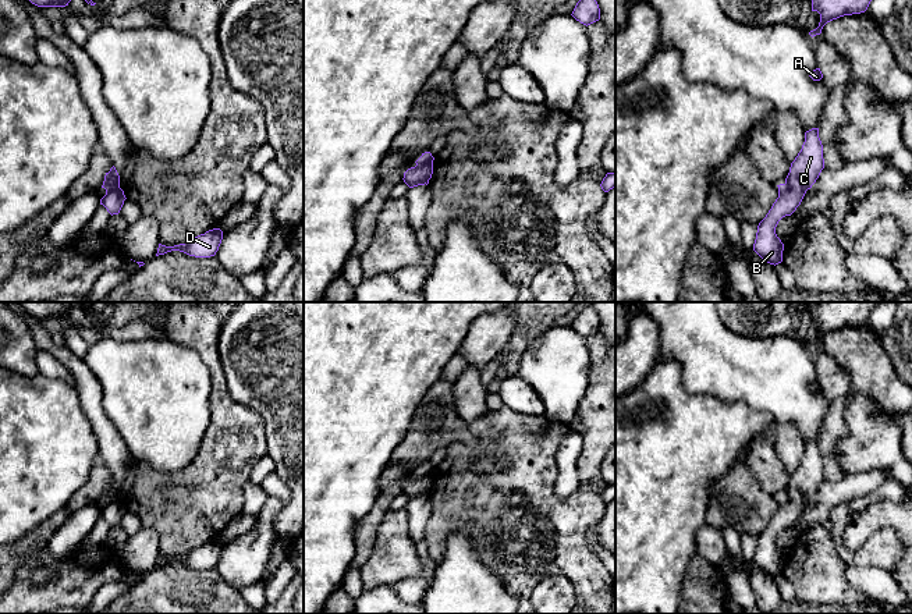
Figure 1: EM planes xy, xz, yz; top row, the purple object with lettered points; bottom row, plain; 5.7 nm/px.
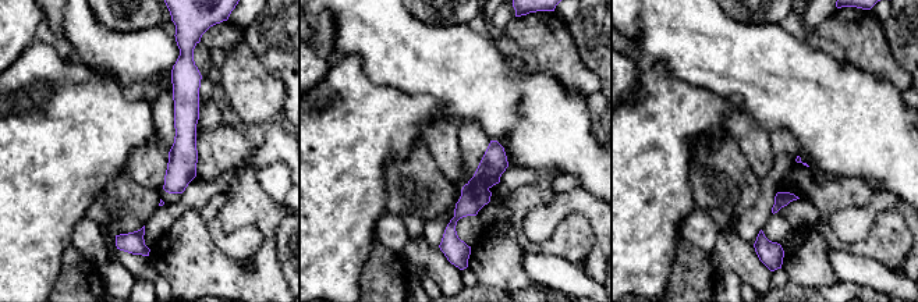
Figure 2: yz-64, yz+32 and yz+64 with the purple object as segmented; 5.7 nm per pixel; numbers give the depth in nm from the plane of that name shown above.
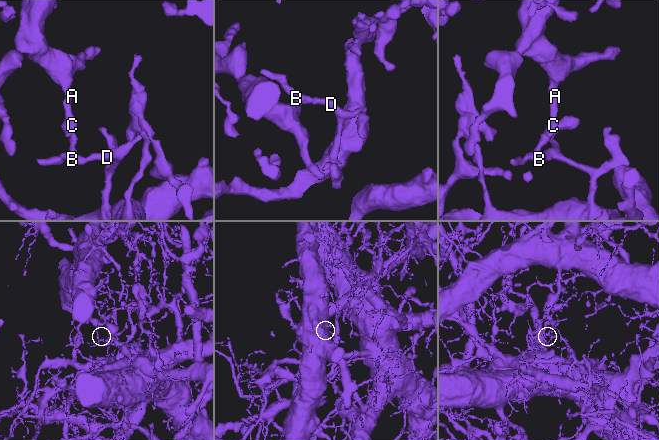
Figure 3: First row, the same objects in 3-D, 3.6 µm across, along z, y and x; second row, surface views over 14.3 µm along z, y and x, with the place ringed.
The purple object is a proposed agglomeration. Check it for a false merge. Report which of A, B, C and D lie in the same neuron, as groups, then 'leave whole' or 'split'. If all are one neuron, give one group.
A C / B D | split

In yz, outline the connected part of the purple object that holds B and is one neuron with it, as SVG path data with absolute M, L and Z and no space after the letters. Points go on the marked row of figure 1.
M780 184L778 198L773 203L766 217L759 223L753 251L767 263L778 265L783 262L784 244L776 234L778 221L791 216L801 205L806 192L795 191L787 184Z

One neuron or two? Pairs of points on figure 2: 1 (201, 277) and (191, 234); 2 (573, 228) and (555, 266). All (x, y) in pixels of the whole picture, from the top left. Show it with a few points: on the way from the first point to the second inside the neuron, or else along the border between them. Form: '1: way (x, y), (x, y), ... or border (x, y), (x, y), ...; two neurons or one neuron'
1: way (194, 266), (191, 262), (191, 245); one neuron
2: border (527, 251), (555, 255), (580, 266); two neurons

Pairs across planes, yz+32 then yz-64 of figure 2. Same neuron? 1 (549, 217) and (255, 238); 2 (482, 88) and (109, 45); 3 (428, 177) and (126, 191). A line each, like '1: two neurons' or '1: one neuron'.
1: two neurons
2: one neuron
3: one neuron

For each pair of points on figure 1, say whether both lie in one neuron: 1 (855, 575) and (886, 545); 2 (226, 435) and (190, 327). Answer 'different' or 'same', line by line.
1: different
2: same

